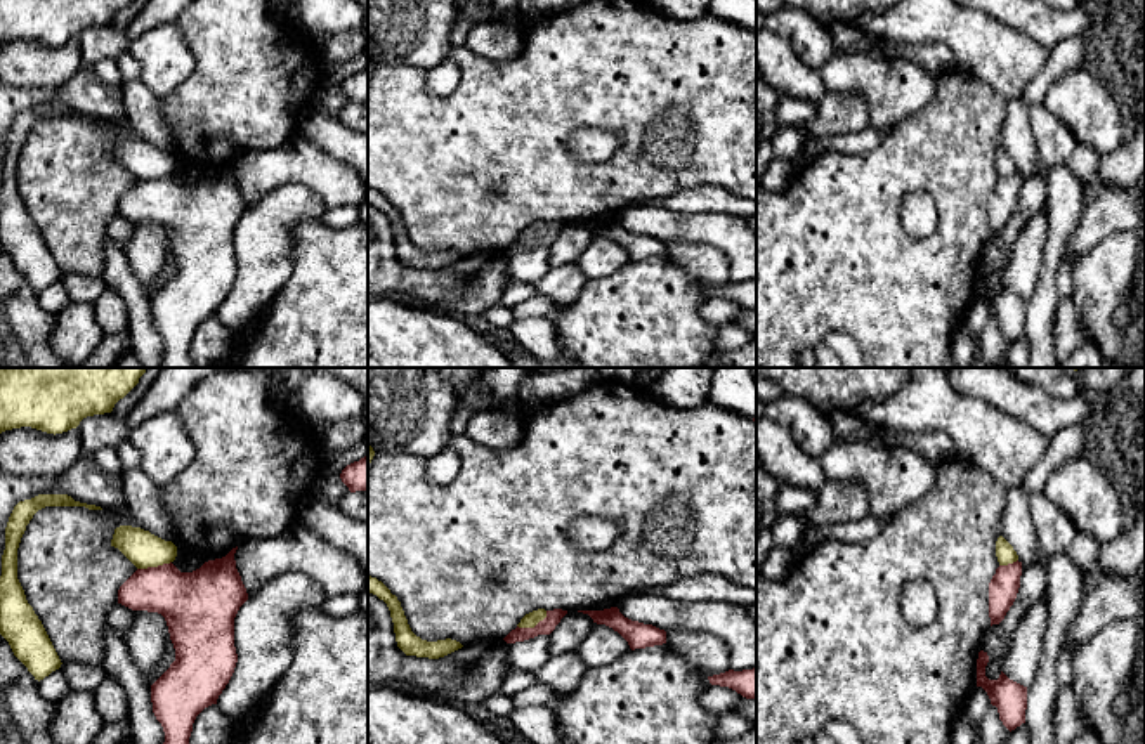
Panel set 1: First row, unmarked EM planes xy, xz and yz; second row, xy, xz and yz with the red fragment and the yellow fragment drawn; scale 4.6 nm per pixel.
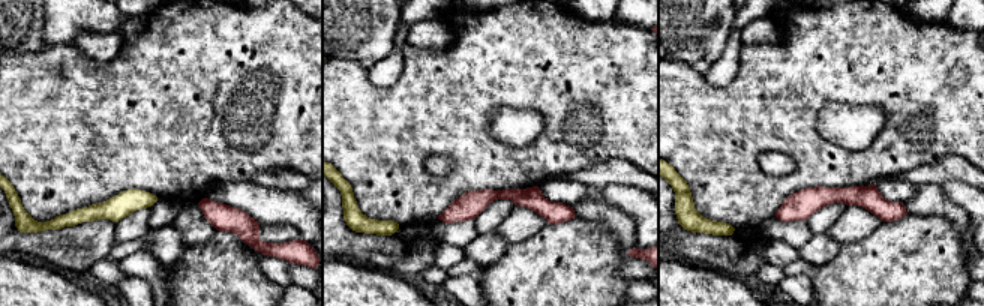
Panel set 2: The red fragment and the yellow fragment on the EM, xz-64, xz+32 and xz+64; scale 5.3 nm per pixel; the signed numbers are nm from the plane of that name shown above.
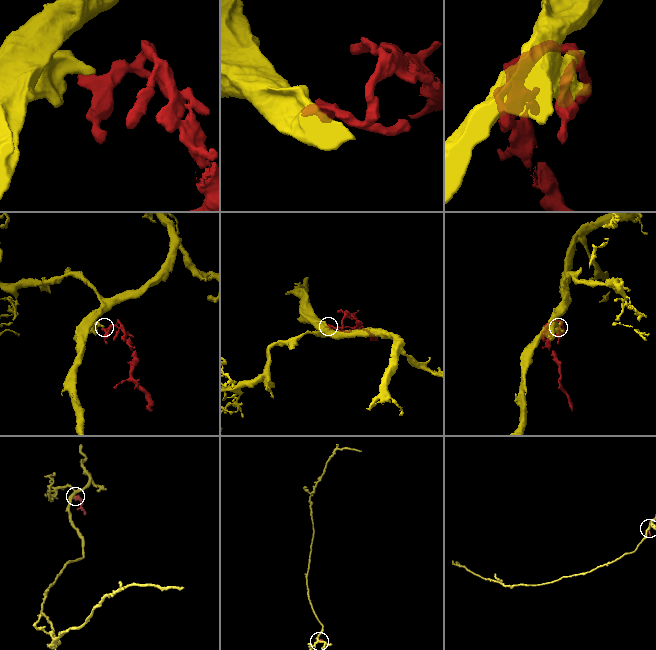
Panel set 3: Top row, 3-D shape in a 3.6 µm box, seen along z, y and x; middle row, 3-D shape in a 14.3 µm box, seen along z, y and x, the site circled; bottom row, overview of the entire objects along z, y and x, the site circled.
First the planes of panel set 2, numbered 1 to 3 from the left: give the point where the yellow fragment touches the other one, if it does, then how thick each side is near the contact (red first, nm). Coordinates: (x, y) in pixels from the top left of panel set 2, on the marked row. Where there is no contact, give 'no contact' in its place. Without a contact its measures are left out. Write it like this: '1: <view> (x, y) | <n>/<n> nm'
1: no contact
2: no contact
3: no contact

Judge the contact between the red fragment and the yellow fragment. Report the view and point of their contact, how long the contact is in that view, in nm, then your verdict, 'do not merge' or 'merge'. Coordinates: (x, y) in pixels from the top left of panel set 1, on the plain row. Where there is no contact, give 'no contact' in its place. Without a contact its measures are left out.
contact xz (535, 238); length 160 nm; do not merge

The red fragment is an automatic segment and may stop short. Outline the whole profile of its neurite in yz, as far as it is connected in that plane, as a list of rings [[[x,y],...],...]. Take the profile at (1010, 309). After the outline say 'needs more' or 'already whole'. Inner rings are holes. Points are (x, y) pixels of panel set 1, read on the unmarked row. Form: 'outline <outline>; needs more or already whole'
outline [[[980,262],[977,271],[977,298],[982,298],[991,316],[998,319],[999,331],[1011,343],[1025,335],[1027,298],[1010,291],[1003,283],[998,291],[985,288],[987,264]]]; already whole

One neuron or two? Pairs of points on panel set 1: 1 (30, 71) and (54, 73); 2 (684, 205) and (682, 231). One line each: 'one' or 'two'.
1: one
2: two

